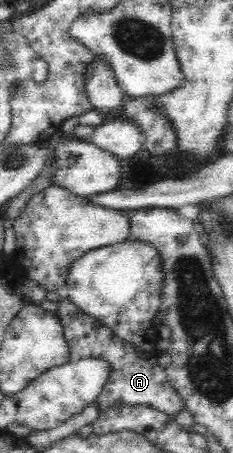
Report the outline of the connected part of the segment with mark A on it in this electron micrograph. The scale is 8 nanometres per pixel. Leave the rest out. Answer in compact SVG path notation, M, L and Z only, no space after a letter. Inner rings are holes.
M66 294L62 295L57 304L56 316L64 327L64 337L71 350L71 362L77 362L85 357L101 357L110 363L109 381L103 386L97 399L101 411L113 405L150 405L174 417L181 409L186 409L179 394L169 385L166 369L157 364L155 355L138 350L131 343L116 337L111 328L75 307Z

